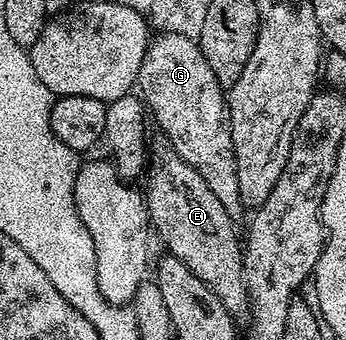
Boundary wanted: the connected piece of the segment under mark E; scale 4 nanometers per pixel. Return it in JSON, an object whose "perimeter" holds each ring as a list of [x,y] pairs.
{"perimeter":[[[157,138],[148,146],[150,183],[144,186],[146,211],[150,213],[153,233],[162,237],[169,254],[176,256],[180,264],[192,268],[192,272],[216,292],[230,315],[236,320],[245,319],[250,312],[250,297],[242,267],[244,246],[240,234],[234,231],[236,222],[228,216],[196,169],[180,158],[166,138]]]}

